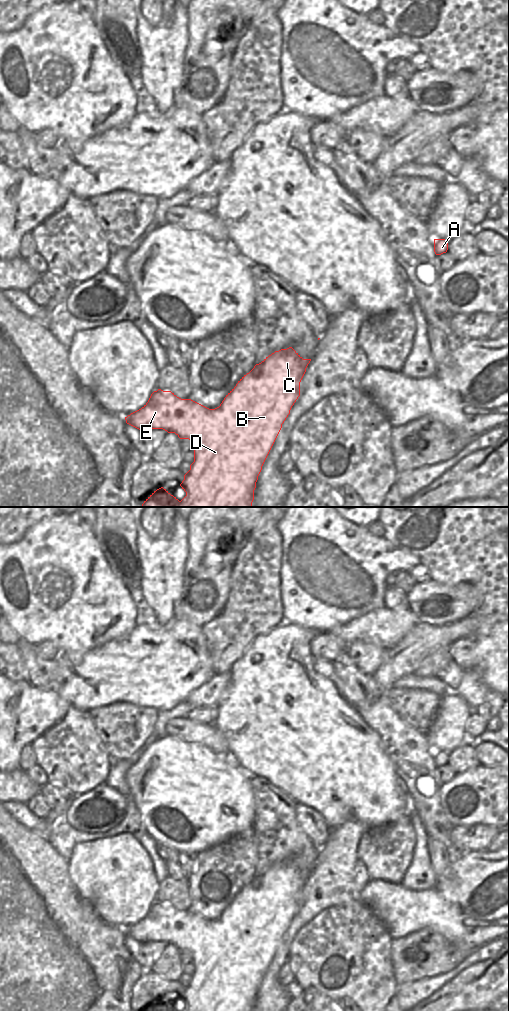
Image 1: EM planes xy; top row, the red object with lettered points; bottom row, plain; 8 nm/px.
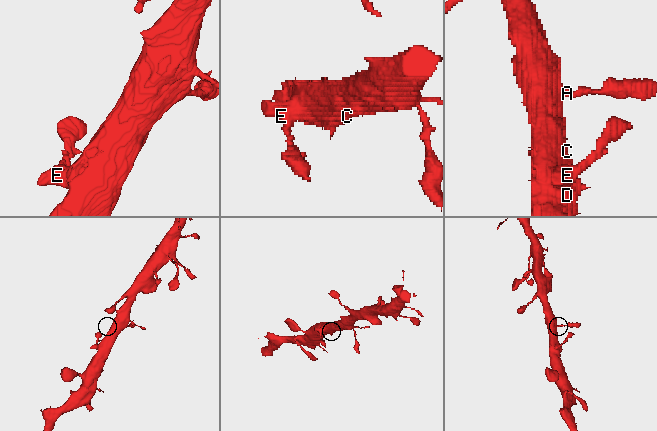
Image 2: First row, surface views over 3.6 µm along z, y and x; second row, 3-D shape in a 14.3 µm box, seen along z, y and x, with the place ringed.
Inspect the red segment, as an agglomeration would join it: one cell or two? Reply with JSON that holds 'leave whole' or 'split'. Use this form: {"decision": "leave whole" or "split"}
{"decision": "leave whole"}

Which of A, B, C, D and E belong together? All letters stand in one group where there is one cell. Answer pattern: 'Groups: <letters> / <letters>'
Groups: A B C D E

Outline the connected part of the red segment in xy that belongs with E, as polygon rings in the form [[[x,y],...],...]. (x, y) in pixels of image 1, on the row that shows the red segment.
[[[292,347],[275,351],[244,375],[215,409],[191,399],[181,399],[171,391],[154,391],[141,409],[125,417],[126,423],[141,431],[163,429],[175,433],[180,439],[189,439],[194,448],[194,462],[180,484],[186,492],[181,501],[161,487],[141,507],[252,507],[258,476],[282,424],[300,396],[300,382],[310,361],[303,359]]]

